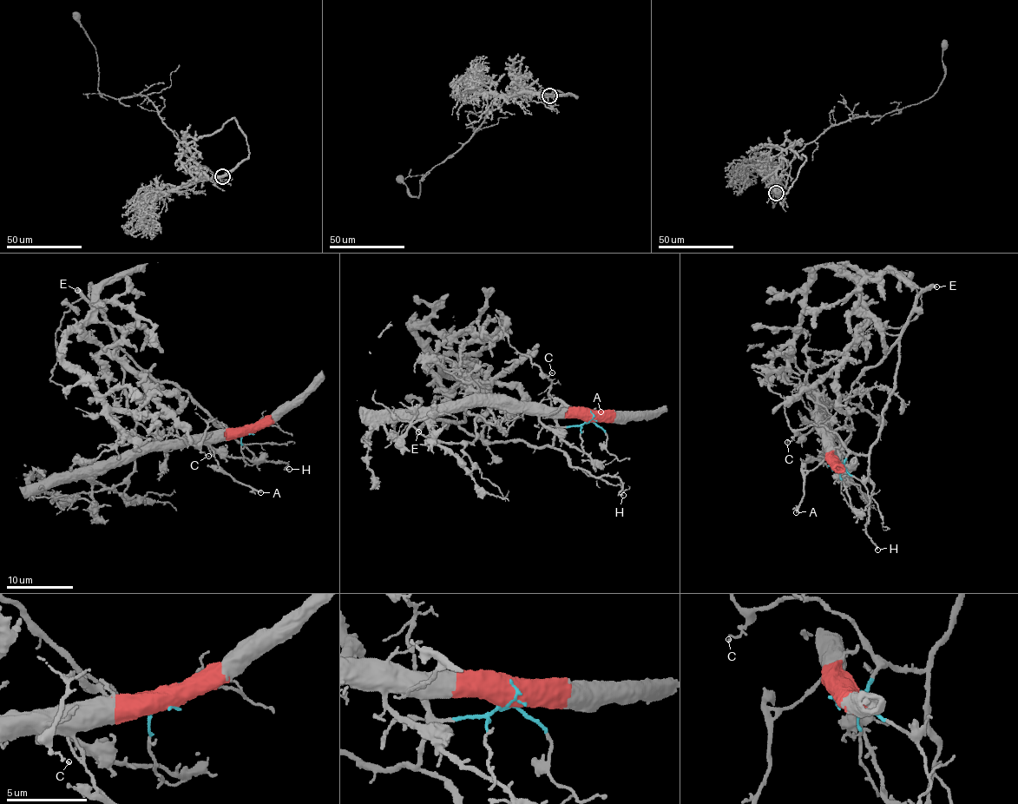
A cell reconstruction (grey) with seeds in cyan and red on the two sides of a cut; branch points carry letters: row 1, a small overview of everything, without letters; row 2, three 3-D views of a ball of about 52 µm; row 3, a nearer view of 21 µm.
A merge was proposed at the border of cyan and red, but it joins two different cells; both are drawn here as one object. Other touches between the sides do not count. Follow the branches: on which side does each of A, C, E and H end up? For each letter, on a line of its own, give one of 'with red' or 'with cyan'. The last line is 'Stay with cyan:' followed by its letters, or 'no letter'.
A: with red
C: with cyan
E: with cyan
H: with cyan
Stay with cyan: C, E, H

